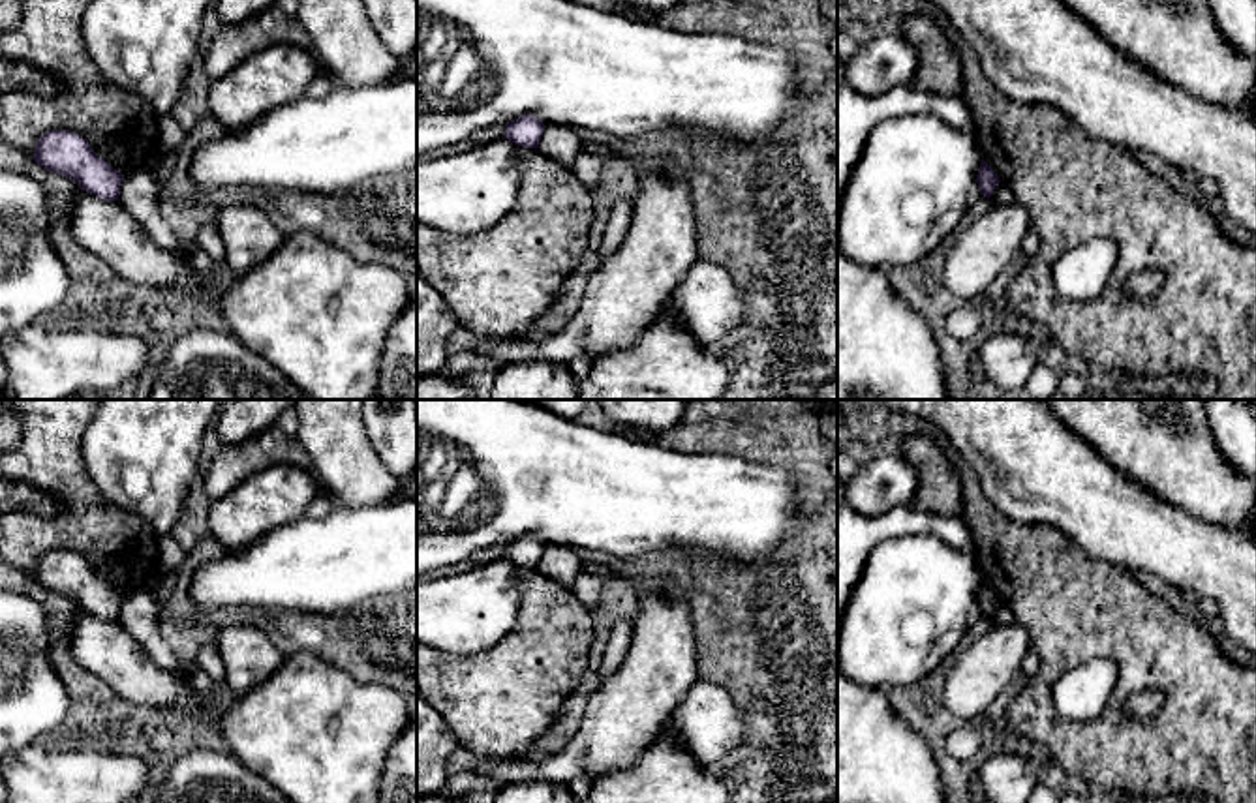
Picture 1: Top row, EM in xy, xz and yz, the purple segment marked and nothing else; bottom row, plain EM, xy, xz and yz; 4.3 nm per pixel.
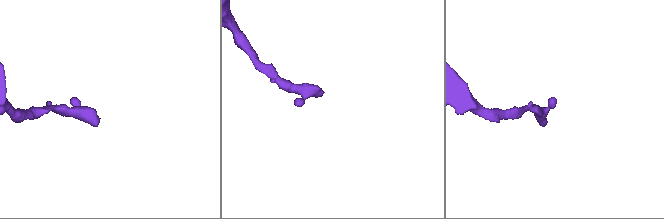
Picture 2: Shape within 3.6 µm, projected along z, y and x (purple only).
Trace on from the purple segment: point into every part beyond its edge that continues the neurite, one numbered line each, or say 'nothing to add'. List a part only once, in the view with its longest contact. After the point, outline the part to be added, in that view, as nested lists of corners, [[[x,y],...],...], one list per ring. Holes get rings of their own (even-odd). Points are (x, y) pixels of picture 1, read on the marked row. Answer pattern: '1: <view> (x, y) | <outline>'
nothing to add

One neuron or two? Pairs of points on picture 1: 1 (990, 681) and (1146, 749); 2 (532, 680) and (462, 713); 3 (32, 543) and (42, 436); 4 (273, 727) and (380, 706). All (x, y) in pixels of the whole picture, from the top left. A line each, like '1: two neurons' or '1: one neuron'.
1: two neurons
2: one neuron
3: one neuron
4: one neuron

